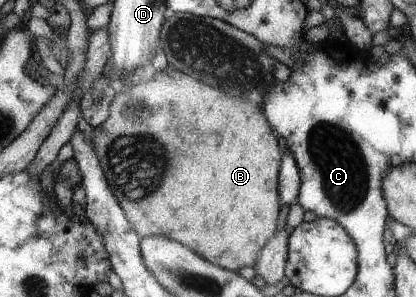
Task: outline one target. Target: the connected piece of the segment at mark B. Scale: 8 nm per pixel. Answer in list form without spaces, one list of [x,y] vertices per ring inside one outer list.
[[[170,65],[164,71],[155,70],[154,74],[155,76],[149,81],[144,79],[137,86],[124,86],[115,95],[106,122],[92,132],[91,140],[96,155],[114,197],[118,200],[119,206],[123,208],[132,229],[141,239],[158,236],[174,240],[207,262],[229,272],[238,273],[244,267],[254,268],[260,260],[262,248],[266,247],[266,244],[273,239],[277,232],[278,216],[282,206],[280,200],[280,158],[282,158],[282,152],[278,148],[278,138],[276,138],[264,110],[241,97],[224,93],[224,90],[219,87],[212,87],[204,84],[204,81],[195,80]]]

